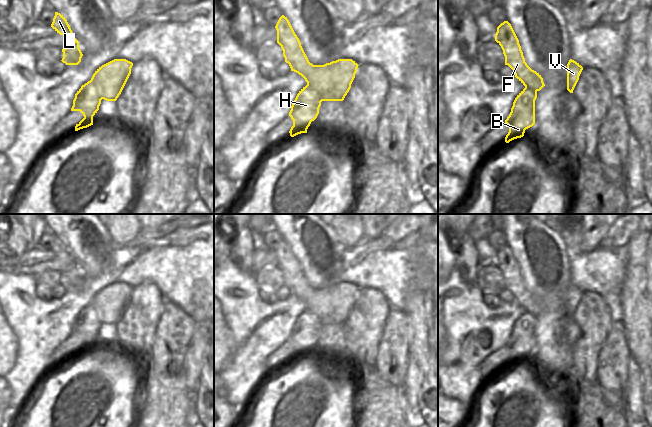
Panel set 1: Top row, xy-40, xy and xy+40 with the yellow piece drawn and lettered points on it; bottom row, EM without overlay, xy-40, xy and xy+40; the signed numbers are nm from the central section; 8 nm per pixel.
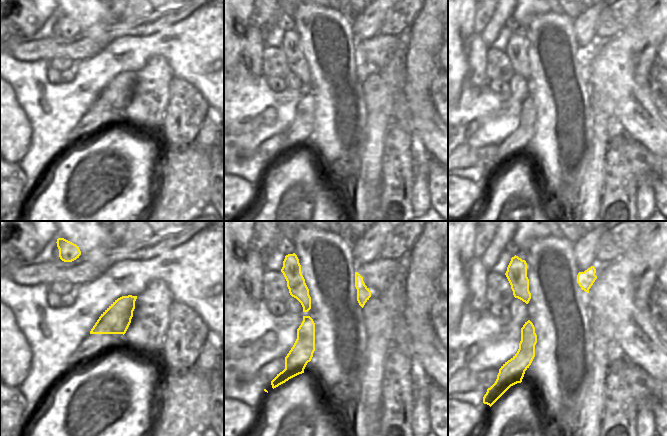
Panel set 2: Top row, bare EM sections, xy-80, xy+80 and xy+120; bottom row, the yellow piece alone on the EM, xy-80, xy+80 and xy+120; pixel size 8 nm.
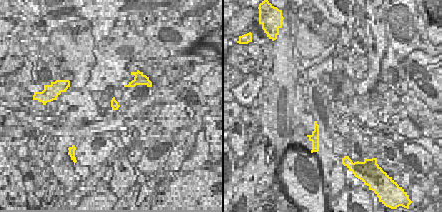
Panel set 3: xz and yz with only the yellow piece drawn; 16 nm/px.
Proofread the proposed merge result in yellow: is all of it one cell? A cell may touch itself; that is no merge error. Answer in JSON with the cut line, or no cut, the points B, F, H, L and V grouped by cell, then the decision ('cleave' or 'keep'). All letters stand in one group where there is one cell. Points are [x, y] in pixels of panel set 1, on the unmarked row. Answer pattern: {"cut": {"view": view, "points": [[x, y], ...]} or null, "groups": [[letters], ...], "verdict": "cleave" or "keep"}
{"cut": {"view": "xy", "points": [[313, 289], [307, 290], [304, 294], [311, 310]]}, "groups": [["B", "H", "V"], ["F", "L"]], "verdict": "cleave"}

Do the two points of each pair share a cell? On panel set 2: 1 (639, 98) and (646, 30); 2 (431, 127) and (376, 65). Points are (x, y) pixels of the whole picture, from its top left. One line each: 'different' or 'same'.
1: same
2: different

